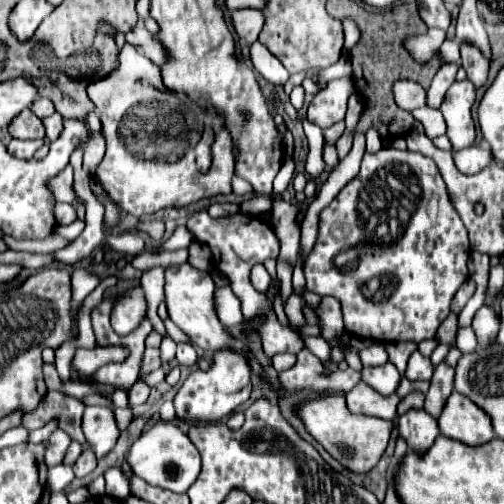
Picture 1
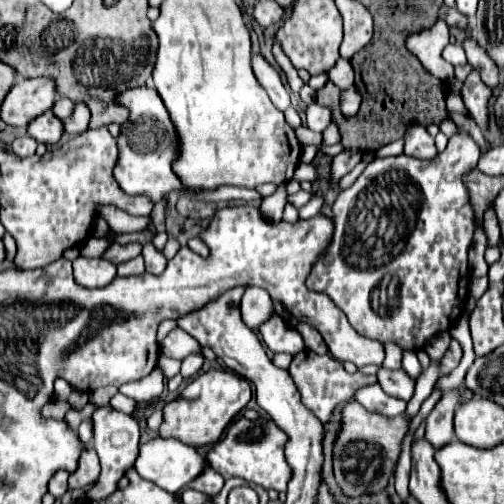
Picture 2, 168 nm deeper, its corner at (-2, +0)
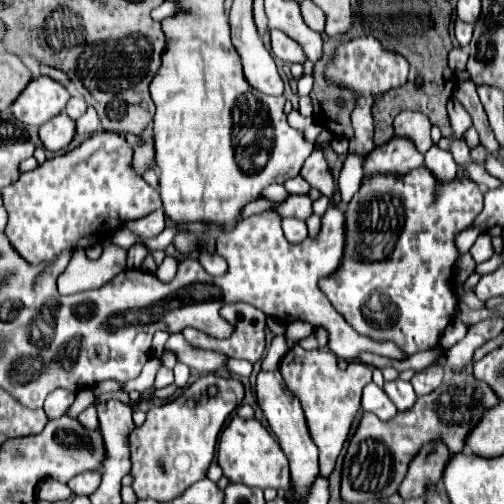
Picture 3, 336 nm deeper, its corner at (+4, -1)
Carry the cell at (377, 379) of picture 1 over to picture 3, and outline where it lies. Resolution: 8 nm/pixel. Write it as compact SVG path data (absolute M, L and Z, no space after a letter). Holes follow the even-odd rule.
M396 378L392 382L384 382L384 392L388 394L388 398L396 404L396 408L400 412L412 408L414 402L416 402L416 392L414 392L412 384L404 382L400 378Z

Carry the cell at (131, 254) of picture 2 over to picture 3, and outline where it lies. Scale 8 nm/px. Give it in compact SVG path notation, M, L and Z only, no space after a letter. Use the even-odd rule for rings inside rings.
M134 244L132 248L128 248L128 268L140 268L146 254L148 250L142 244Z

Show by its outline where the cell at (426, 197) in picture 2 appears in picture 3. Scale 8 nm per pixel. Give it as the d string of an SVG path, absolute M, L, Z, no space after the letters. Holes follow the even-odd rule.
M428 168L410 170L400 178L376 174L360 184L360 190L346 204L346 240L338 270L320 280L320 290L354 330L376 340L392 340L408 356L438 346L446 324L456 314L458 298L454 288L454 266L460 256L456 236L472 226L482 210L484 194L470 178L454 178L442 184Z

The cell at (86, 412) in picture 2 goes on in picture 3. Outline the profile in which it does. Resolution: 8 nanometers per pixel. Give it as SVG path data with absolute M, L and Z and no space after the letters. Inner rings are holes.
M151 356L144 365L139 377L129 380L122 385L122 390L130 392L132 390L139 391L141 394L146 393L154 387L154 381L161 364L155 356Z

